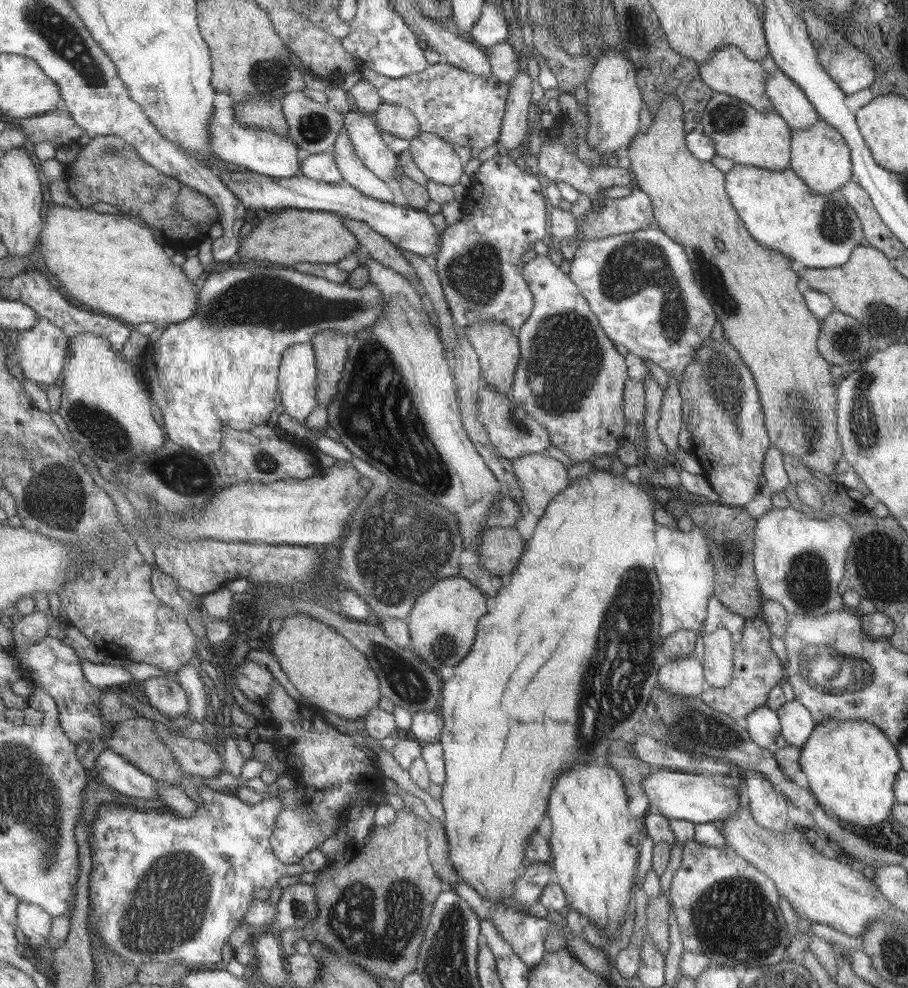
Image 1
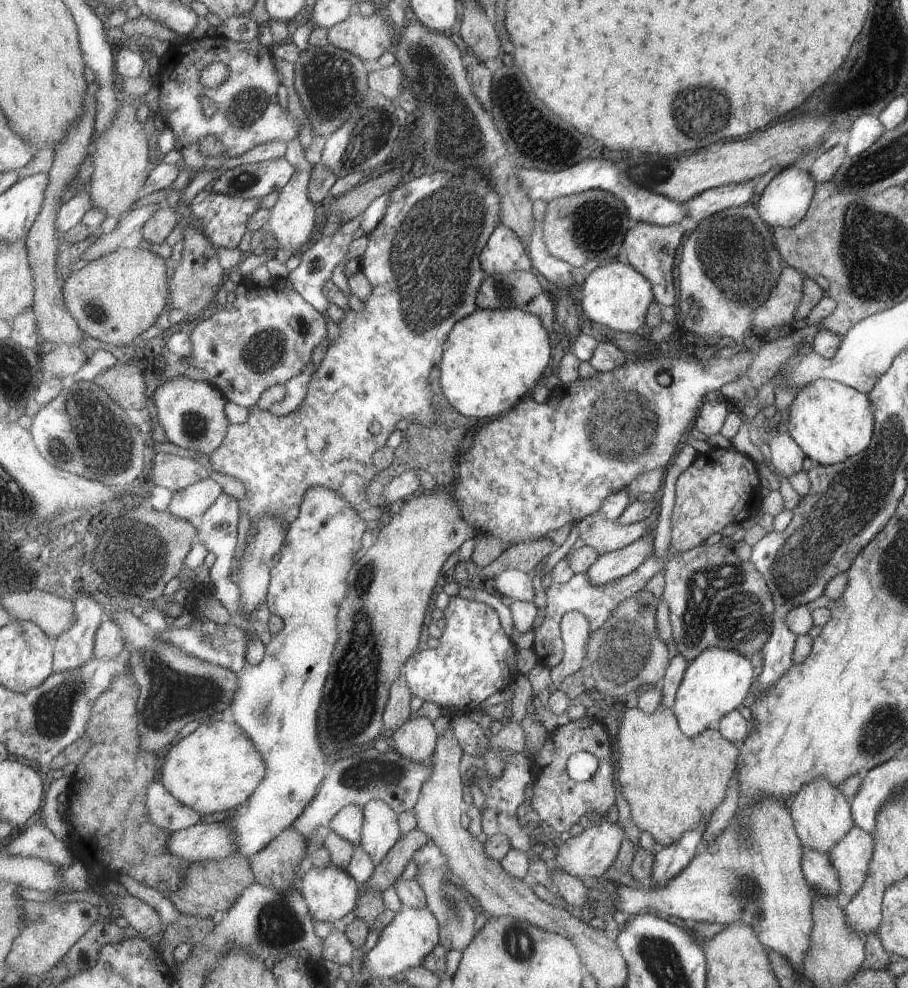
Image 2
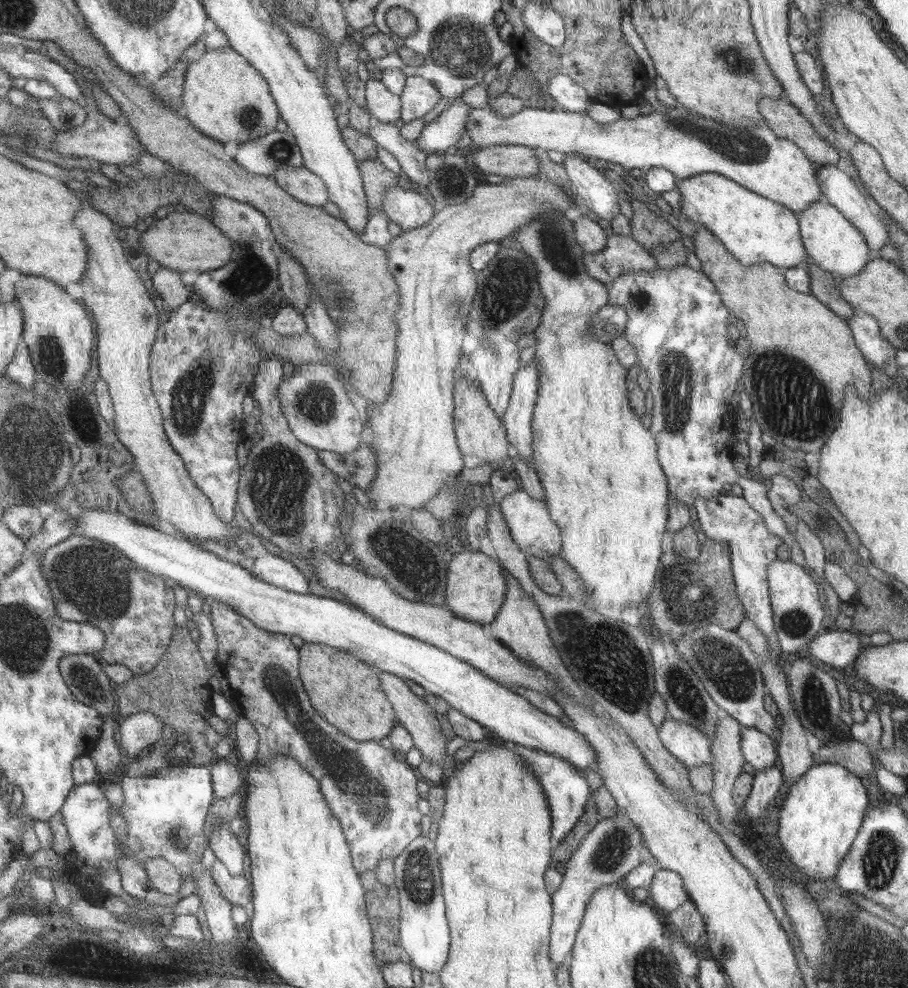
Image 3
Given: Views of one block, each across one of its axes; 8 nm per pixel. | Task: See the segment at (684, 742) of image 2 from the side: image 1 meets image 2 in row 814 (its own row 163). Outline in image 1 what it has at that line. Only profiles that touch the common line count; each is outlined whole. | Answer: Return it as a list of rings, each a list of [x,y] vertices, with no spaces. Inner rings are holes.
[[[673,92],[657,112],[651,128],[639,134],[629,146],[631,172],[635,186],[645,190],[655,204],[657,226],[665,230],[675,242],[679,242],[691,256],[695,276],[703,294],[715,306],[715,318],[723,328],[723,338],[735,344],[743,364],[755,372],[759,380],[759,396],[763,396],[763,412],[767,412],[767,432],[771,432],[771,442],[783,454],[791,454],[805,468],[817,472],[817,476],[829,474],[841,456],[841,438],[837,438],[837,418],[835,418],[835,386],[829,374],[829,362],[817,350],[817,338],[821,332],[821,322],[807,308],[805,298],[797,292],[797,276],[789,268],[789,258],[761,246],[745,228],[743,220],[731,206],[725,190],[725,174],[719,172],[711,162],[697,160],[687,148],[687,122],[685,104]]]

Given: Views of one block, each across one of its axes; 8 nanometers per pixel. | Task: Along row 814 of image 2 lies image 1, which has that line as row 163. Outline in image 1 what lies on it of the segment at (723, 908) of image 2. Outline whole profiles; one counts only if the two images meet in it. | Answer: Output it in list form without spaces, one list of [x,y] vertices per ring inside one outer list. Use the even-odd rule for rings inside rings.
[[[715,94],[703,116],[703,132],[715,142],[715,156],[719,158],[771,172],[791,168],[791,128],[775,110],[759,112],[733,96]]]

